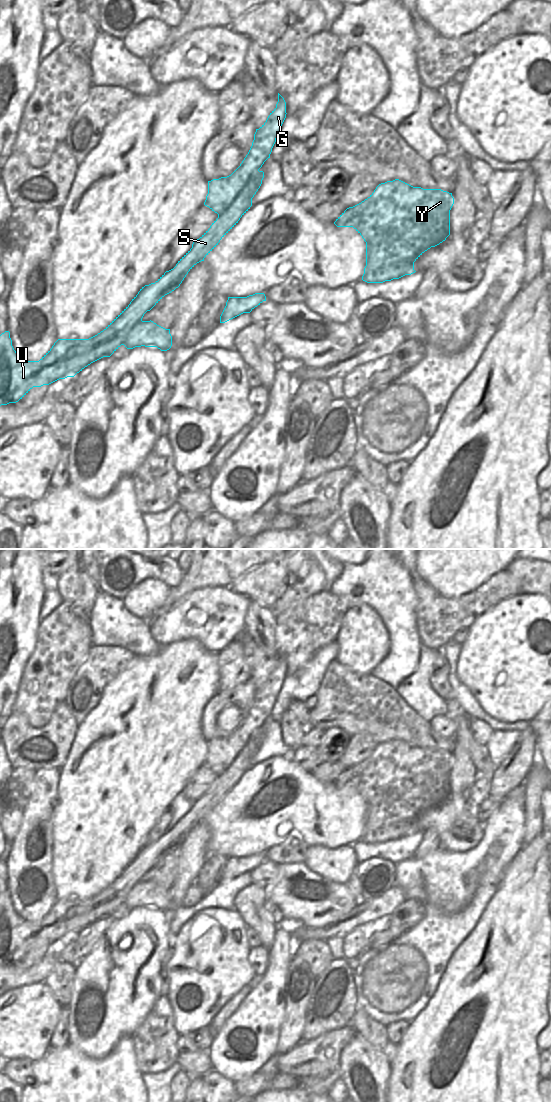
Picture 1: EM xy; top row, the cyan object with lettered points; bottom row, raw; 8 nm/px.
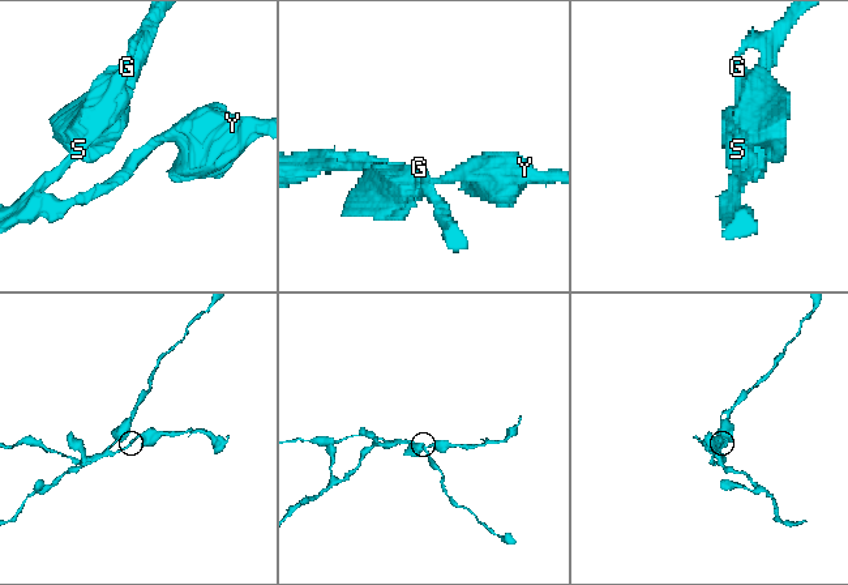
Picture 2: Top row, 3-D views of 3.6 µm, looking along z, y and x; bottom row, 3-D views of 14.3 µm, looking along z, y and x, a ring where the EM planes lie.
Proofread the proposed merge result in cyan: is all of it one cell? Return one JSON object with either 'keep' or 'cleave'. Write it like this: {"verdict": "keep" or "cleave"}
{"verdict": "cleave"}

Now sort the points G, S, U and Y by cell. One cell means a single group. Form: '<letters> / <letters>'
G S U / Y

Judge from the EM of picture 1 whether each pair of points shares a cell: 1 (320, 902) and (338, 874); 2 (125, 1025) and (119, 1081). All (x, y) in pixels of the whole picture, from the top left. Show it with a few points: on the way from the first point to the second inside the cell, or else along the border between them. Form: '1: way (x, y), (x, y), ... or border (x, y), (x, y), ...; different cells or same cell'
1: border (313, 871), (335, 882), (345, 883); different cells
2: border (131, 1034), (126, 1034), (109, 1053); different cells

